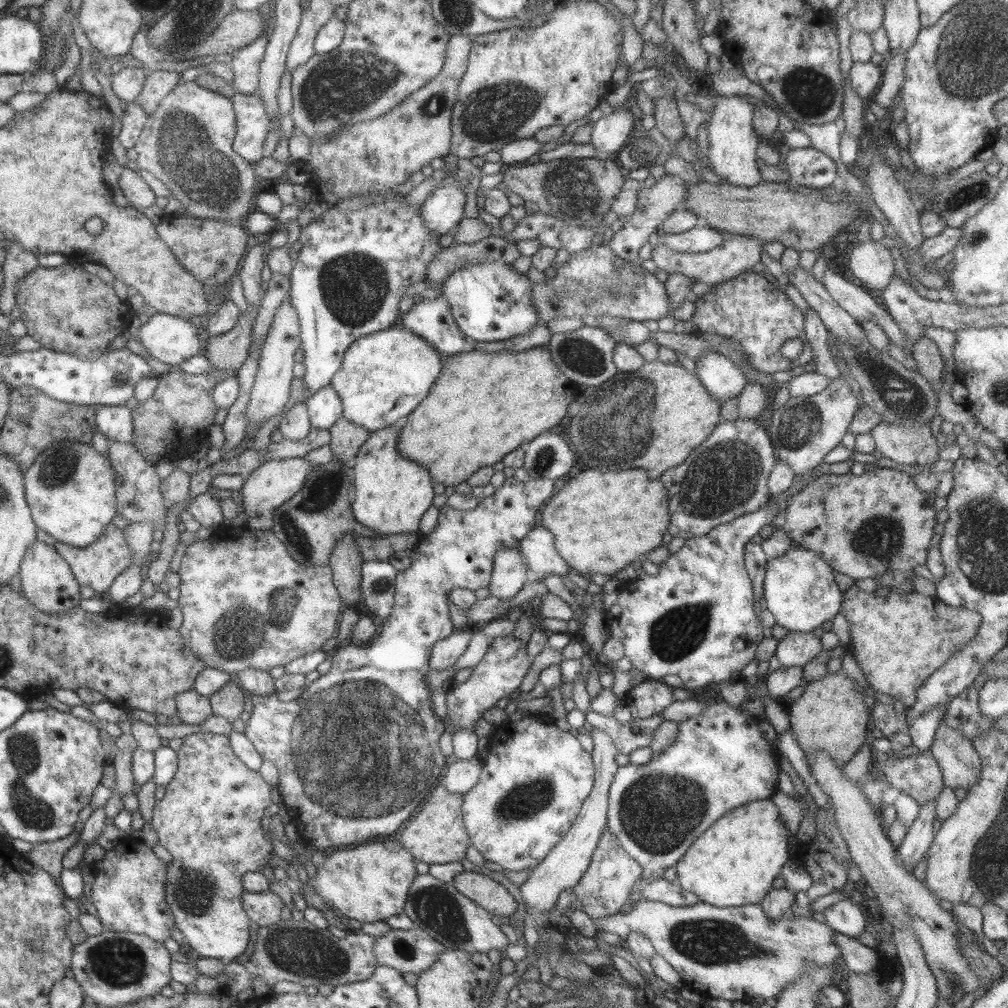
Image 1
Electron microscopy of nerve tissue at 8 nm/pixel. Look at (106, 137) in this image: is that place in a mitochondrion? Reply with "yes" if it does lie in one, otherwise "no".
no

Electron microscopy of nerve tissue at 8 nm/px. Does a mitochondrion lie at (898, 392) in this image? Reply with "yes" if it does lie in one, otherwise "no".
yes

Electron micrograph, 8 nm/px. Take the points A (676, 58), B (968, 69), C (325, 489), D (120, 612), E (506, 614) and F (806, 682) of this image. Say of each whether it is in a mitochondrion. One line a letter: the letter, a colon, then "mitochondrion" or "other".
A: other
B: mitochondrion
C: mitochondrion
D: other
E: other
F: other

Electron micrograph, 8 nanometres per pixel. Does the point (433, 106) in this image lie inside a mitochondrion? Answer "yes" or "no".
yes

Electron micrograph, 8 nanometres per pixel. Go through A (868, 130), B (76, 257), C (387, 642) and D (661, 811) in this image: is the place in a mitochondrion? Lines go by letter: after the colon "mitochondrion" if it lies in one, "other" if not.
A: other
B: other
C: other
D: mitochondrion

